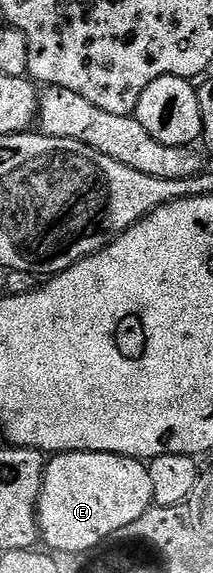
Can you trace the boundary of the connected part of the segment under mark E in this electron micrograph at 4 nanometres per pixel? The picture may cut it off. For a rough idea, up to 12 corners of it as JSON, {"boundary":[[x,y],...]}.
{"boundary":[[48,458],[37,524],[54,554],[104,546],[153,505],[146,462]]}

